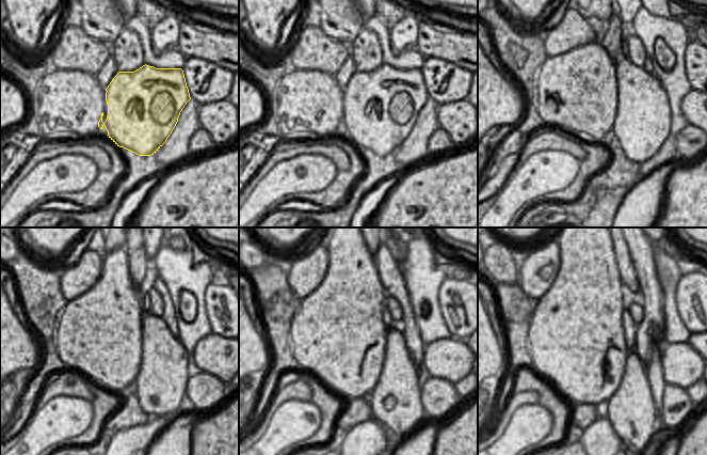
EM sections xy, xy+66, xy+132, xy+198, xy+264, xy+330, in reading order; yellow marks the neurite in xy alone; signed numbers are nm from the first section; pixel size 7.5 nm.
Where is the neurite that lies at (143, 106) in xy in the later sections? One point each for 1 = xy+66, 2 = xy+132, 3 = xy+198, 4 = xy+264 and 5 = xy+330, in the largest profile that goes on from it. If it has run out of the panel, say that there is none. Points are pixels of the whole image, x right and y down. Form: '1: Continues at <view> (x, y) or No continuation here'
1: Continues at xy+66 (382, 106)
2: Continues at xy+132 (639, 95)
3: Continues at xy+198 (163, 356)
4: Continues at xy+264 (396, 403)
5: Continues at xy+330 (632, 410).

